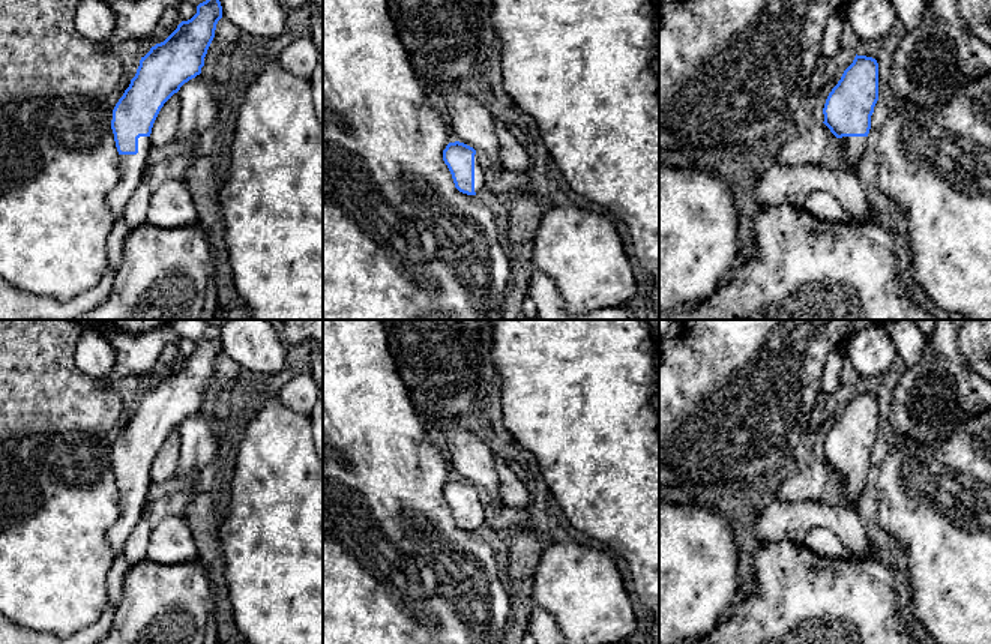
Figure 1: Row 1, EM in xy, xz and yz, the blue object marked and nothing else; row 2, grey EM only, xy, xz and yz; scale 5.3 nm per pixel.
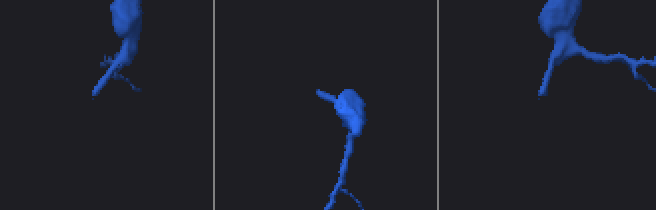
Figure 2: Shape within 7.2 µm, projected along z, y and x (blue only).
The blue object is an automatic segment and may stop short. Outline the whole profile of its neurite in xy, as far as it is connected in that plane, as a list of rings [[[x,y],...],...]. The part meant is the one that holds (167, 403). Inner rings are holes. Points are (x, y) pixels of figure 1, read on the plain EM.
[[[212,330],[206,338],[197,342],[197,350],[191,356],[182,357],[164,378],[156,380],[141,393],[135,413],[116,440],[111,465],[120,491],[120,516],[108,530],[108,543],[114,558],[122,552],[125,542],[143,515],[149,485],[152,482],[152,464],[161,444],[185,419],[201,410],[204,393],[215,374],[216,360],[221,354],[221,338]]]

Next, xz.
[[[449,479],[443,486],[455,524],[467,531],[476,531],[485,522],[485,509],[476,486],[464,479]]]

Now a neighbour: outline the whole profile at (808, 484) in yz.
[[[821,459],[788,476],[775,489],[772,500],[785,503],[820,500],[826,486],[835,482],[836,473]]]

